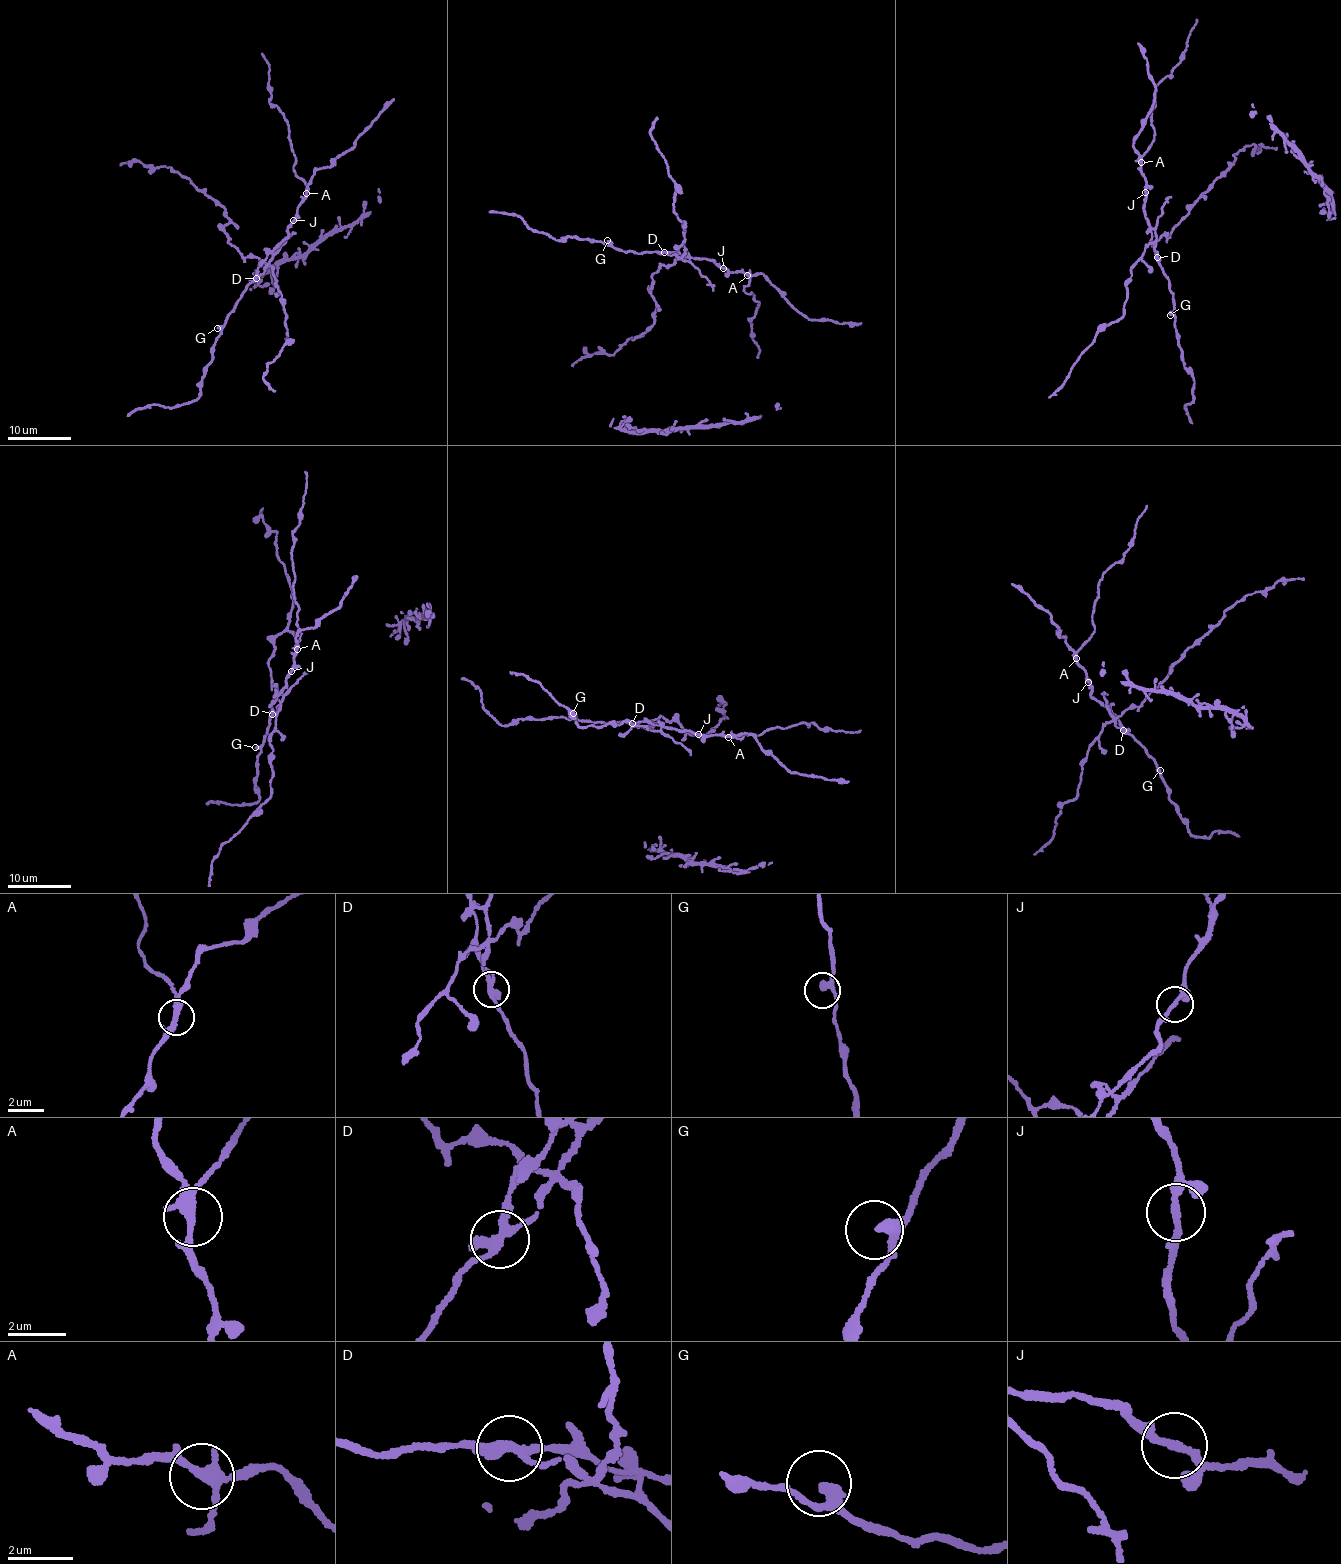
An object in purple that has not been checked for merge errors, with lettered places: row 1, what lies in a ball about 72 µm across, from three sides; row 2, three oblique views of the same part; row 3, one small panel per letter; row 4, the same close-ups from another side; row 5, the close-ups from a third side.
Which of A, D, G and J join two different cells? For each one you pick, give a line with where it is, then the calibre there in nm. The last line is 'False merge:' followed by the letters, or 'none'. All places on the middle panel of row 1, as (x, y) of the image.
D: place (664, 252); calibre 280 nm
False merge: D

